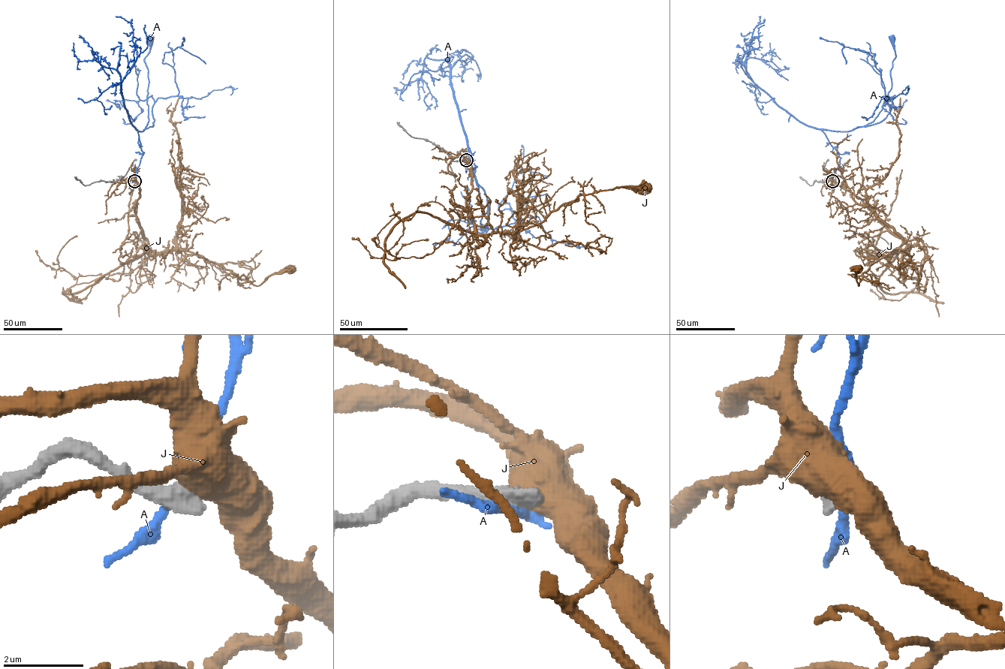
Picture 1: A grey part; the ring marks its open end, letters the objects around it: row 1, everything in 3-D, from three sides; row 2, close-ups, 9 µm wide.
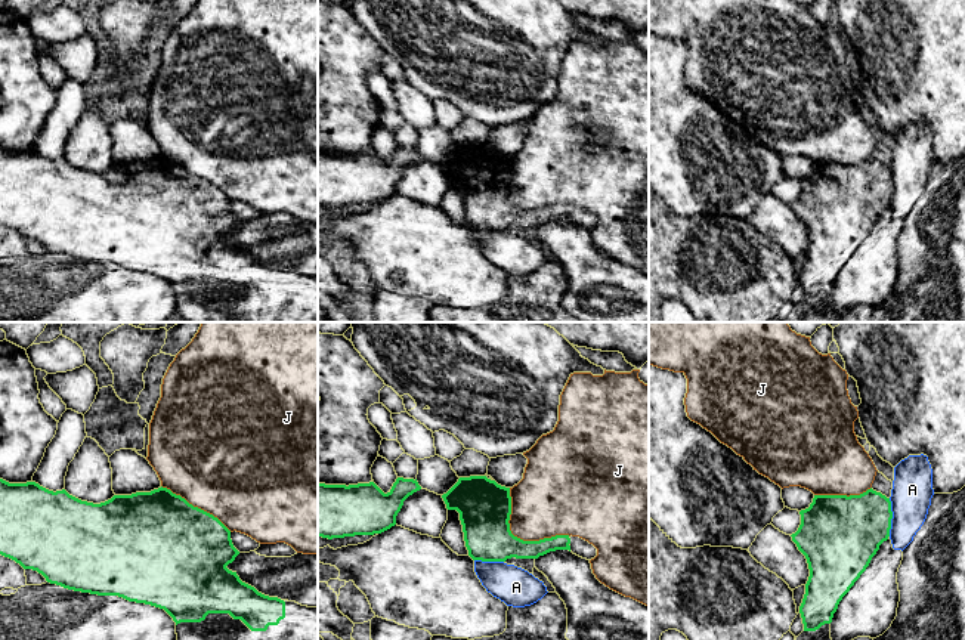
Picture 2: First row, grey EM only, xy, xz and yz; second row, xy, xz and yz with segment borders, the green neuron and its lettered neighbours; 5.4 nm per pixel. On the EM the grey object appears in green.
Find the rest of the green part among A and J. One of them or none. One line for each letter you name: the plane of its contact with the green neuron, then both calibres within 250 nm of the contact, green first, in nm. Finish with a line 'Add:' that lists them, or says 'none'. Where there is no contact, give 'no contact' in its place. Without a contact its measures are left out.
Add: none

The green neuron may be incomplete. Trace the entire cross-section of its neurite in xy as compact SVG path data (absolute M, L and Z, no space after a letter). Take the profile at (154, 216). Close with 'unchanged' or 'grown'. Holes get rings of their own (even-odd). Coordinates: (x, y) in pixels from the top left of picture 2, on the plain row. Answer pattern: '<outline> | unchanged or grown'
M0 148L0 223L24 238L37 239L50 253L164 278L176 291L177 316L185 322L318 322L318 276L269 266L242 251L226 236L239 223L231 200L213 183L163 155L93 173L65 158L53 161L35 151Z | grown

